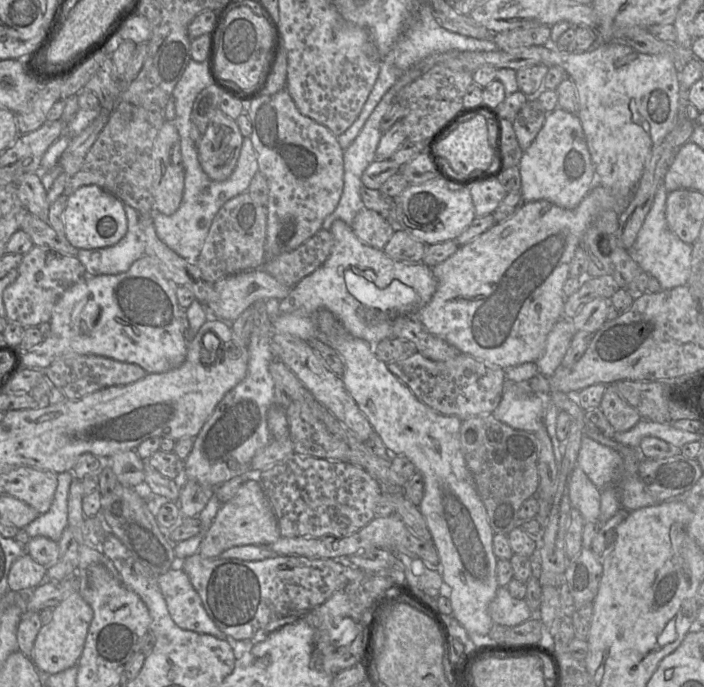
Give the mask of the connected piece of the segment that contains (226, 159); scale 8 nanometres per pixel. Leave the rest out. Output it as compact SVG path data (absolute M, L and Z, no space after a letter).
M220 109L211 112L208 127L198 143L202 169L214 181L225 181L233 173L244 137L235 120Z

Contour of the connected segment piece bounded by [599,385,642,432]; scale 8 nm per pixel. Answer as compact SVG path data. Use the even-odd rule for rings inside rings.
M607 385L599 408L616 432L625 432L642 419L640 414L618 395L613 385Z

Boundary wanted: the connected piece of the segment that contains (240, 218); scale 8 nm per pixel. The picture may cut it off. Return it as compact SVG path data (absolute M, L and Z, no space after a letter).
M248 191L230 199L220 208L211 223L196 263L209 282L215 284L226 276L263 267L265 263L267 213L267 207L254 201Z

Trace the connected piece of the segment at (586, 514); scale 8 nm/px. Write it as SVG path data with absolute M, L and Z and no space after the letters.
M577 465L572 472L569 497L572 507L578 509L581 513L584 525L589 522L598 522L600 490Z

